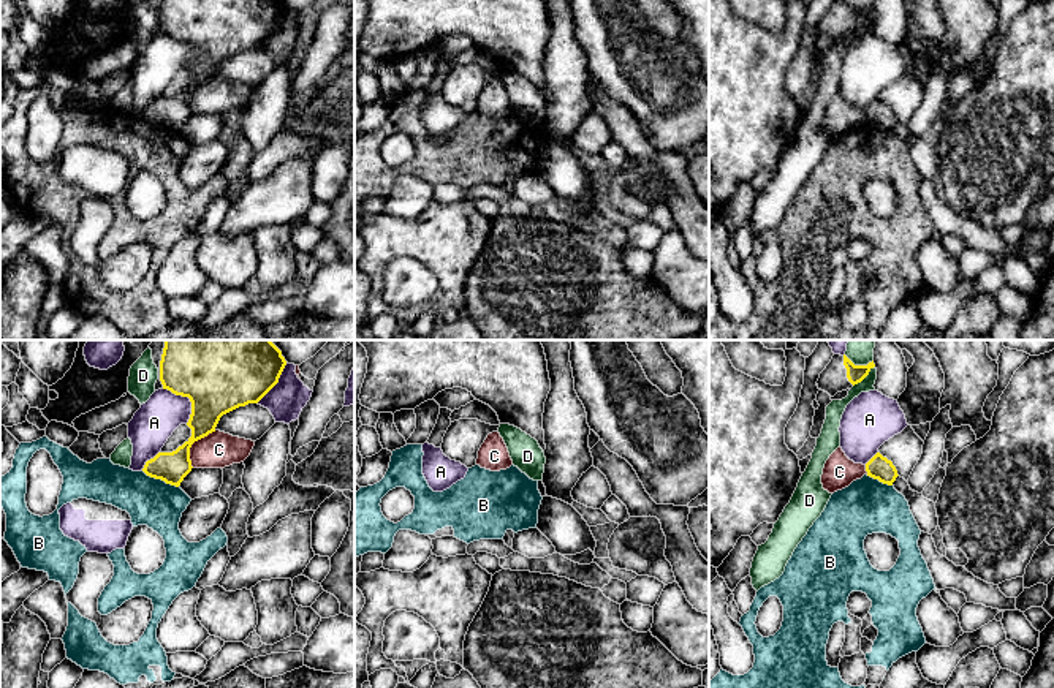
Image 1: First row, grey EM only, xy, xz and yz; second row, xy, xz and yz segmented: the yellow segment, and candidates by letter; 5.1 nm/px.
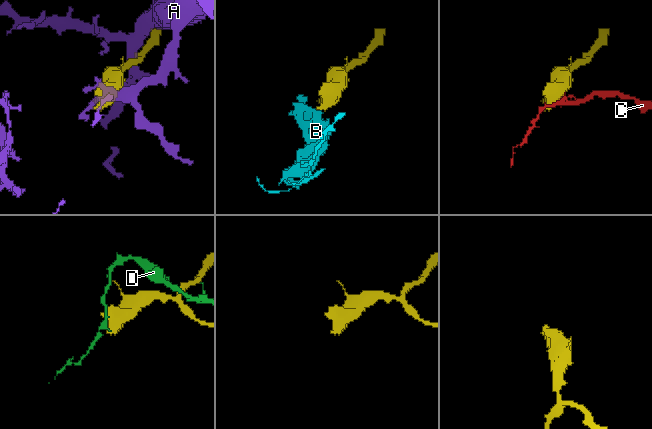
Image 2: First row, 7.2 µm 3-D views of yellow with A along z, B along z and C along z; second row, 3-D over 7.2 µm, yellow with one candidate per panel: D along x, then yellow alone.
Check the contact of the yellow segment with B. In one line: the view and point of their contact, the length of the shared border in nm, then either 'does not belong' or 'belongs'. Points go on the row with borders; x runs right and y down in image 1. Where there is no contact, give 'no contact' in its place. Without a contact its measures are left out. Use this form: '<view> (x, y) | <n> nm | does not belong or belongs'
xy (160, 478) | 200 nm | does not belong

